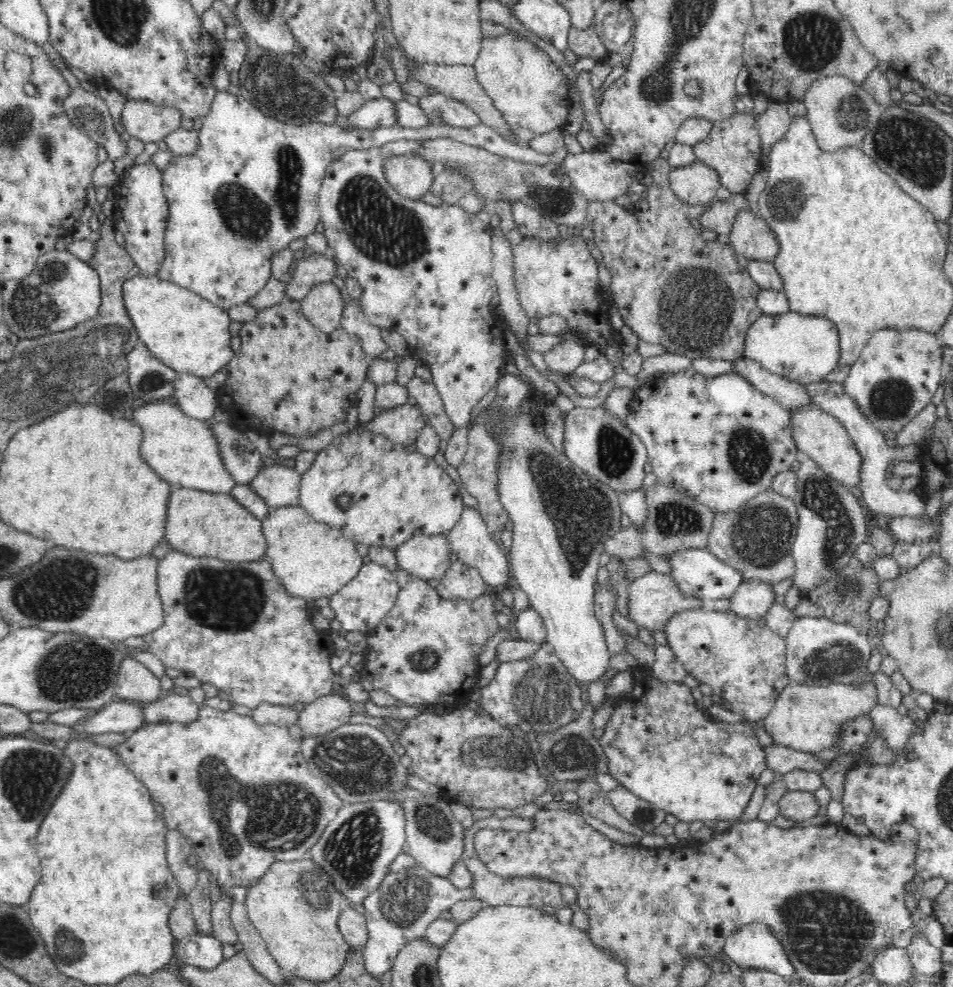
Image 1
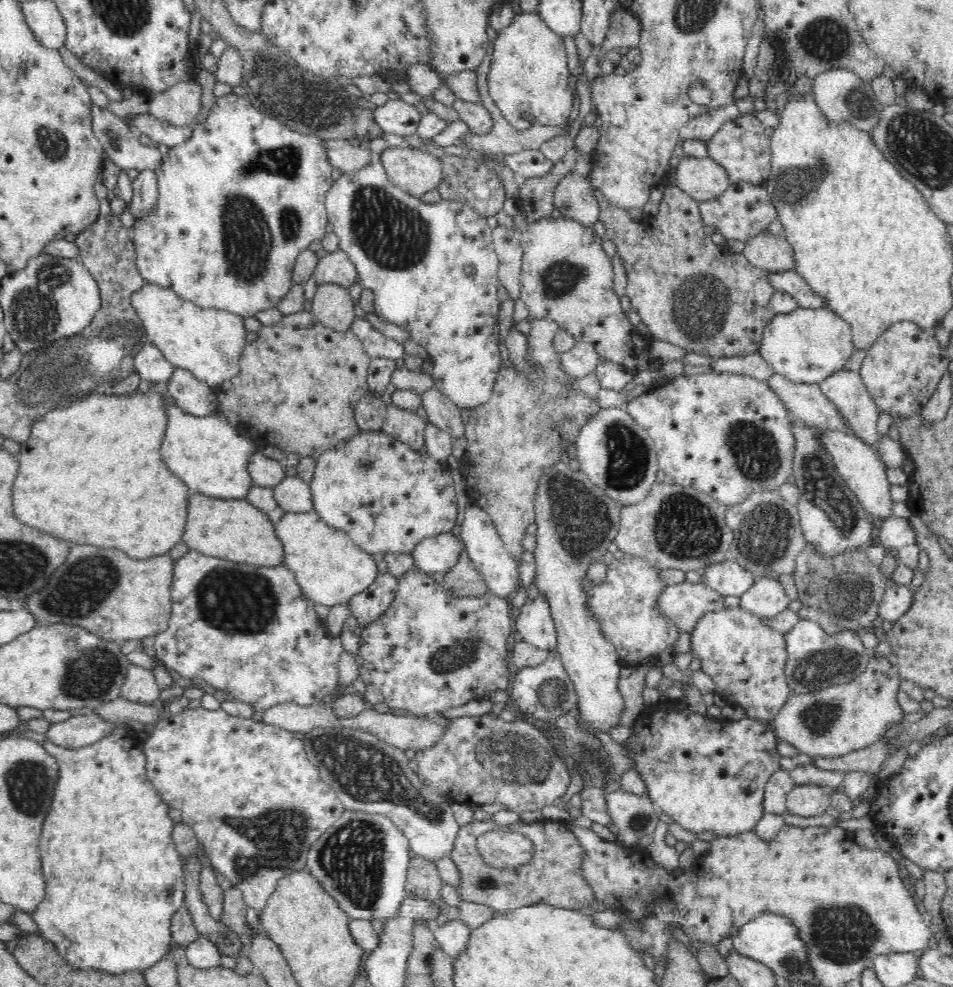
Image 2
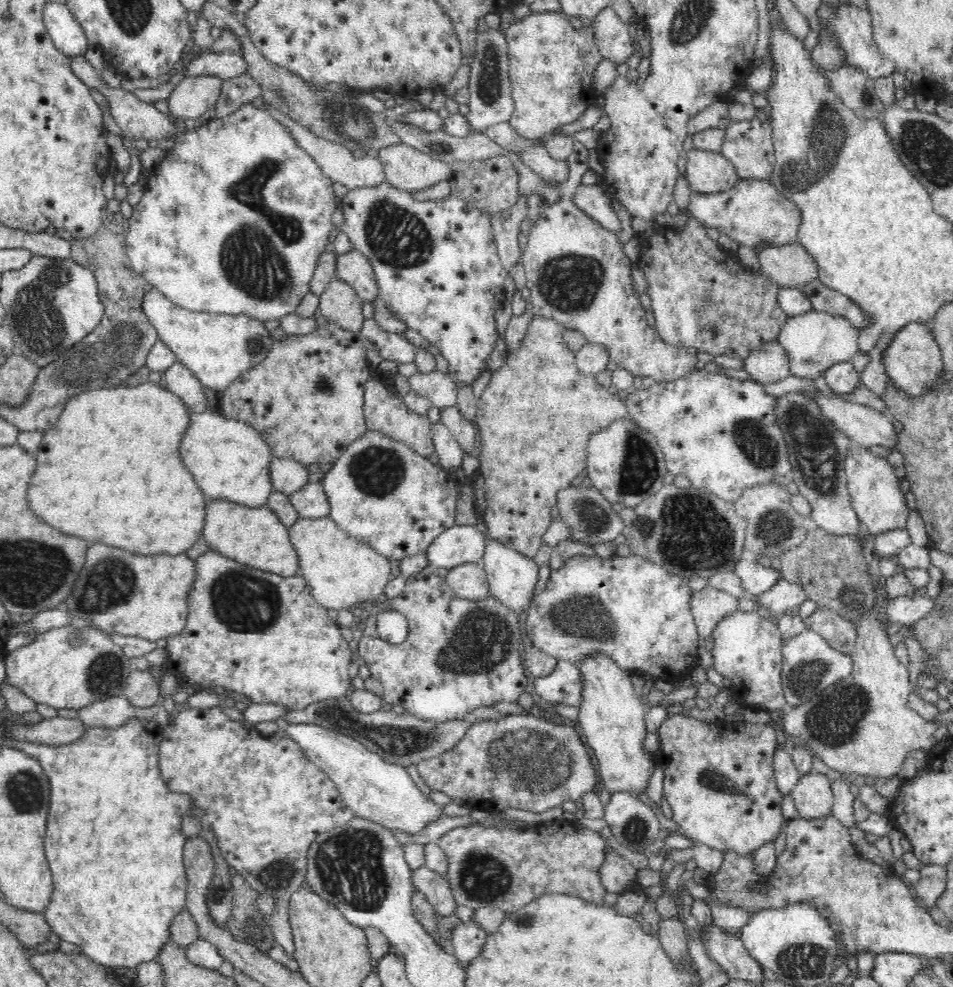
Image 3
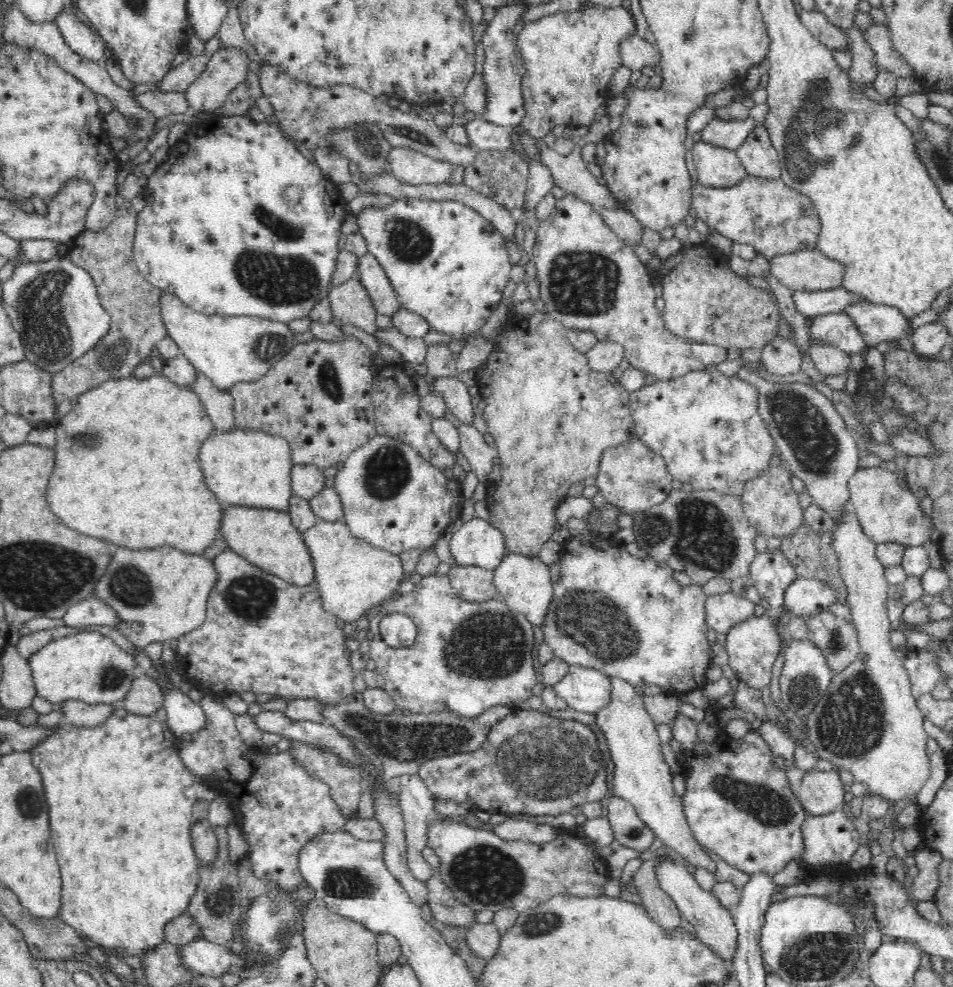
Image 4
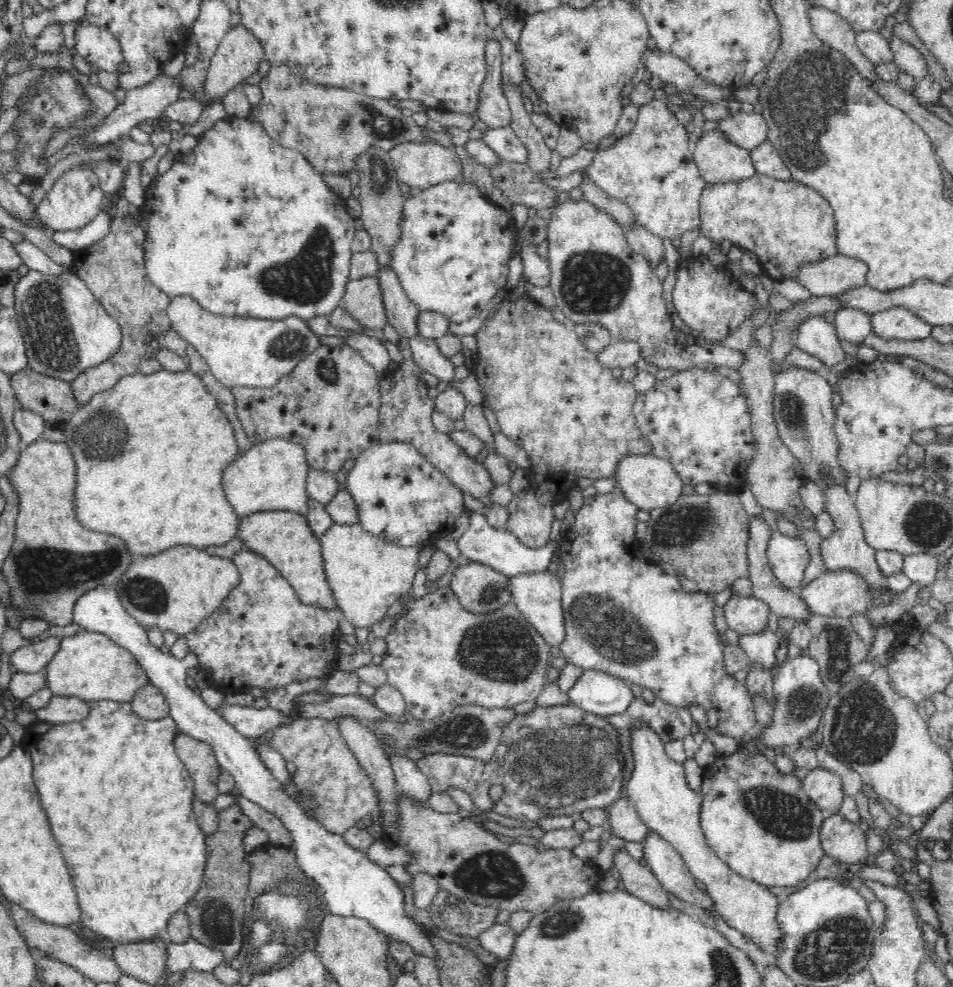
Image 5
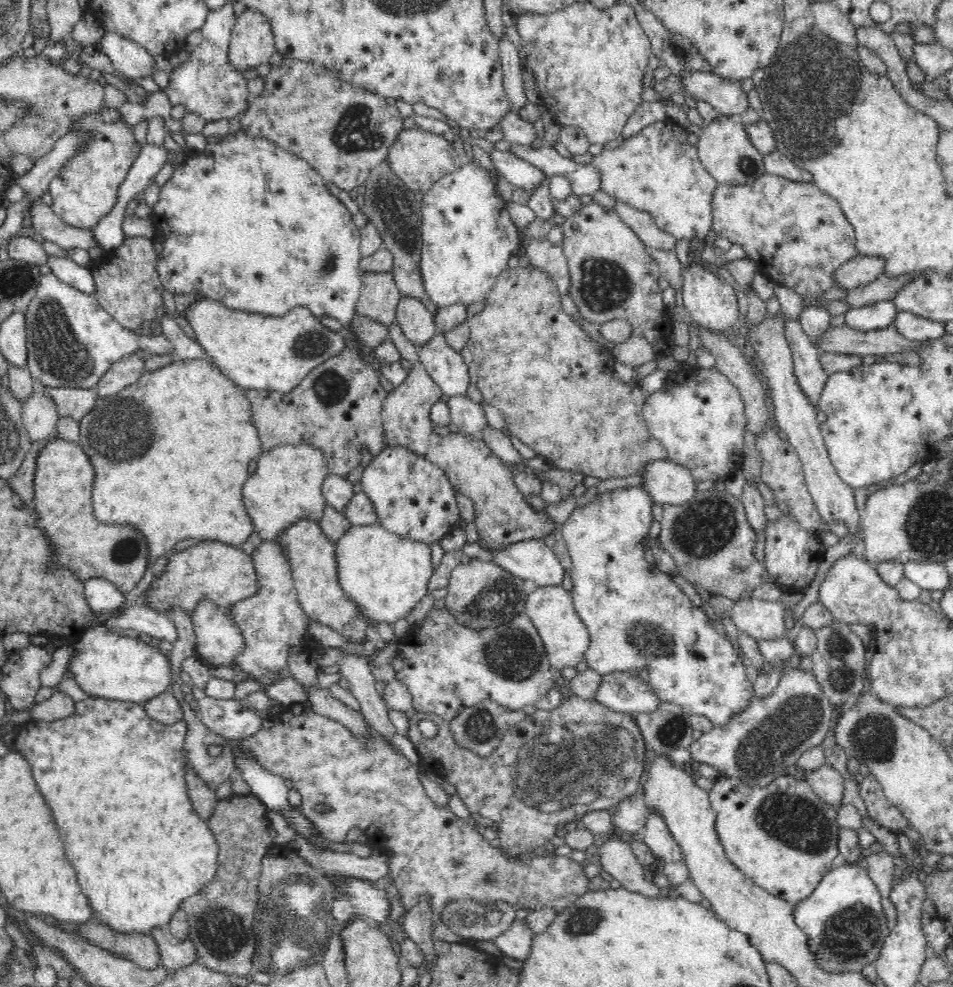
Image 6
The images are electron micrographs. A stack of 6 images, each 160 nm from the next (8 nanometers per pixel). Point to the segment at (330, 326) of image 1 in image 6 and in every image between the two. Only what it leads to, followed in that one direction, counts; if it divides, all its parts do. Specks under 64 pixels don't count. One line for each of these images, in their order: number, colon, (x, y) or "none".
2: (332, 305)
3: (339, 303)
4: (350, 305)
5: (361, 298)
6: (378, 295)

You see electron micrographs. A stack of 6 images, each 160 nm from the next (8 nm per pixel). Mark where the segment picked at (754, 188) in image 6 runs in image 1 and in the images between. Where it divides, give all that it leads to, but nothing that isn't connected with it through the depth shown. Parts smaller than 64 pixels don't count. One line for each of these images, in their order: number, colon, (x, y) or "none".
1: (719, 217)
2: (742, 210)
3: (752, 211)
4: (772, 218)
5: (783, 223)

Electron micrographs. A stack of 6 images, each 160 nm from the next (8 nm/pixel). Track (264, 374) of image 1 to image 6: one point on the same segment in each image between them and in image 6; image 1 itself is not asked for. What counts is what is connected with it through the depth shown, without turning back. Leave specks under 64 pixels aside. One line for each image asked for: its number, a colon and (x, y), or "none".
2: (299, 383)
3: (306, 399)
4: (318, 397)
5: (328, 404)
6: (337, 407)

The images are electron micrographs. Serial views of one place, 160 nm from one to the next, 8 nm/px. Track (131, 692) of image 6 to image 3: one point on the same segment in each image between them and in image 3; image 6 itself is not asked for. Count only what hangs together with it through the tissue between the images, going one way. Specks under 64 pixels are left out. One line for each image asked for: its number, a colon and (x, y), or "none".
3: (71, 666)
4: (89, 667)
5: (88, 665)

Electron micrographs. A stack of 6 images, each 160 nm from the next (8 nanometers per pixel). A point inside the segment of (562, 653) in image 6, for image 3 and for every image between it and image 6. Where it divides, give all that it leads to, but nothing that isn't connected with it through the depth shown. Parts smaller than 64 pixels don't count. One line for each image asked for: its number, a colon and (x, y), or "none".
3: (511, 577)
4: (523, 583)
5: (537, 595)

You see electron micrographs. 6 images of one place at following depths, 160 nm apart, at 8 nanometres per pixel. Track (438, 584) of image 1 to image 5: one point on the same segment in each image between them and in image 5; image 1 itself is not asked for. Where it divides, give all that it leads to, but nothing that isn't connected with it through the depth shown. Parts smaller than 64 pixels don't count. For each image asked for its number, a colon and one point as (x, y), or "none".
2: (463, 580)
3: (468, 581)
4: (474, 584)
5: (479, 588)

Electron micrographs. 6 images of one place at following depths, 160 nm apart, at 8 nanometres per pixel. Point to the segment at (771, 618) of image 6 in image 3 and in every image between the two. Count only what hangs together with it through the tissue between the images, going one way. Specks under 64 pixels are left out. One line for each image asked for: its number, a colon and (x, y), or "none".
3: (706, 605)
4: (720, 611)
5: (745, 615)

